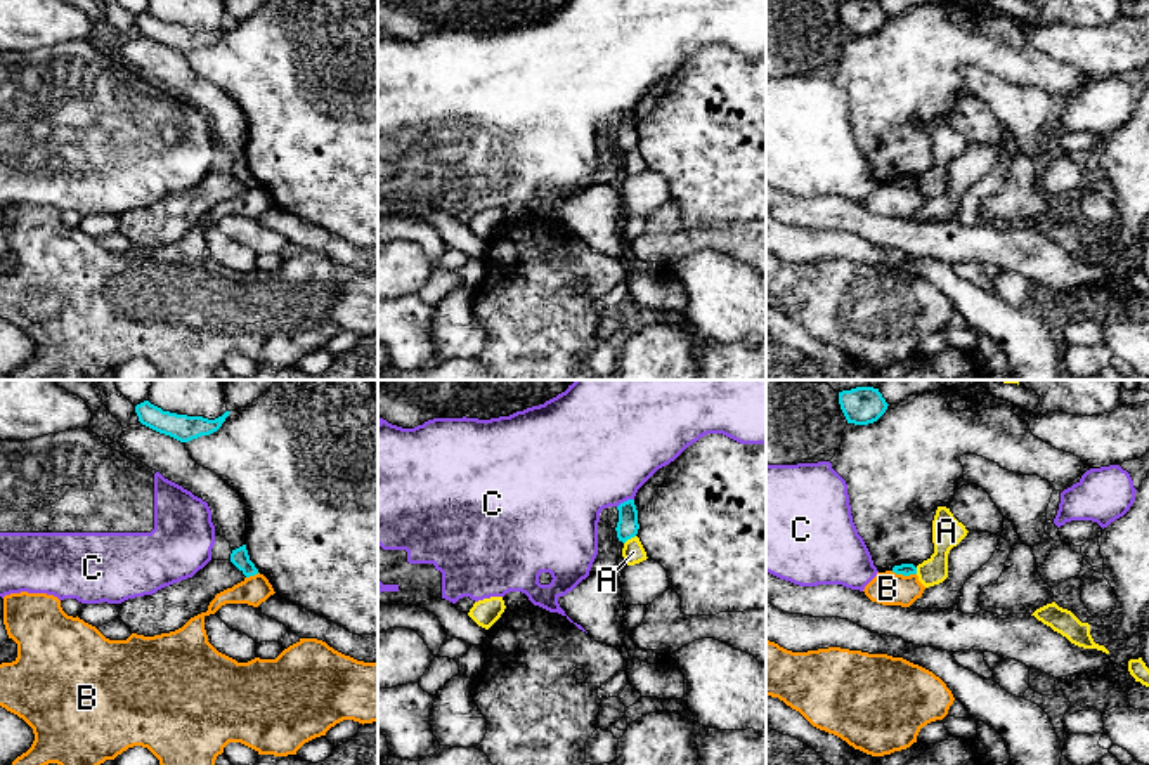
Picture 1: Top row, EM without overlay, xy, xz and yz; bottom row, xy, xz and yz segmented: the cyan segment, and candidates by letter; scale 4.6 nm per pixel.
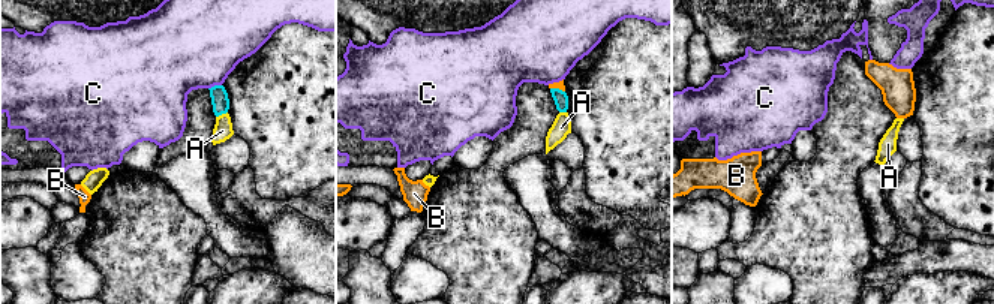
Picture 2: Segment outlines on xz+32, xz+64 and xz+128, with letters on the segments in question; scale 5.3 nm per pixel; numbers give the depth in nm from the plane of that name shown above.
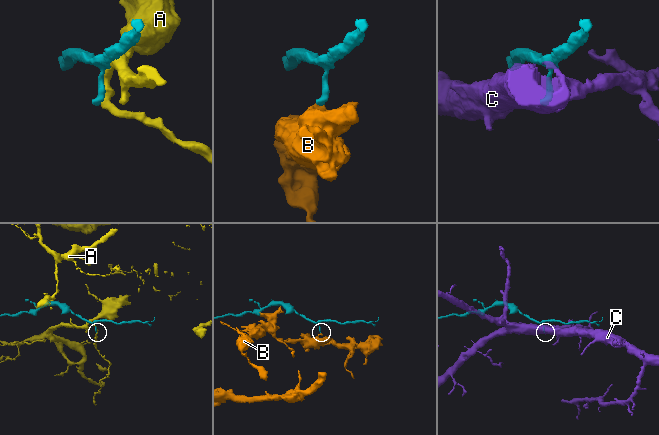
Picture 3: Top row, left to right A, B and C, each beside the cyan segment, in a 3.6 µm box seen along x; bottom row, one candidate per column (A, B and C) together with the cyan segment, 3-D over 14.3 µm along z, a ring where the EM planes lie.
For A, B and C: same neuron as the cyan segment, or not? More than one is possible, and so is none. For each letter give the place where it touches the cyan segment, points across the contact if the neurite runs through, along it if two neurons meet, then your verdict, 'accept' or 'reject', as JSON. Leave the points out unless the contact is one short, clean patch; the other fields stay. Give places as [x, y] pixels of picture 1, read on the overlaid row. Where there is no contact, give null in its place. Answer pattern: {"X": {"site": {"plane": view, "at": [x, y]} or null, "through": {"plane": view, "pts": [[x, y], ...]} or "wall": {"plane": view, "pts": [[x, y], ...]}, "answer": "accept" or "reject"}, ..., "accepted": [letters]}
{"A": {"site": {"plane": "xz", "at": [629, 538]}, "answer": "reject"}, "B": {"site": {"plane": "yz", "at": [903, 575]}, "wall": {"plane": "yz", "pts": [[891, 571], [915, 575]]}, "answer": "reject"}, "C": {"site": {"plane": "xz", "at": [624, 502]}, "answer": "reject"}, "accepted": []}

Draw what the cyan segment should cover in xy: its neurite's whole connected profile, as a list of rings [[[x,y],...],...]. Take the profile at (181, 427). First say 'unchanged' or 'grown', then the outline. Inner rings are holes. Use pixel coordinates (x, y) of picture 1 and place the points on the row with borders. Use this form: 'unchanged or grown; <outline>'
unchanged; [[[144,401],[135,406],[135,413],[142,425],[159,434],[170,435],[180,442],[189,442],[201,435],[210,435],[217,432],[230,411],[225,411],[222,416],[215,420],[208,420],[203,416],[187,416],[163,411],[161,408],[151,404],[149,401]]]

